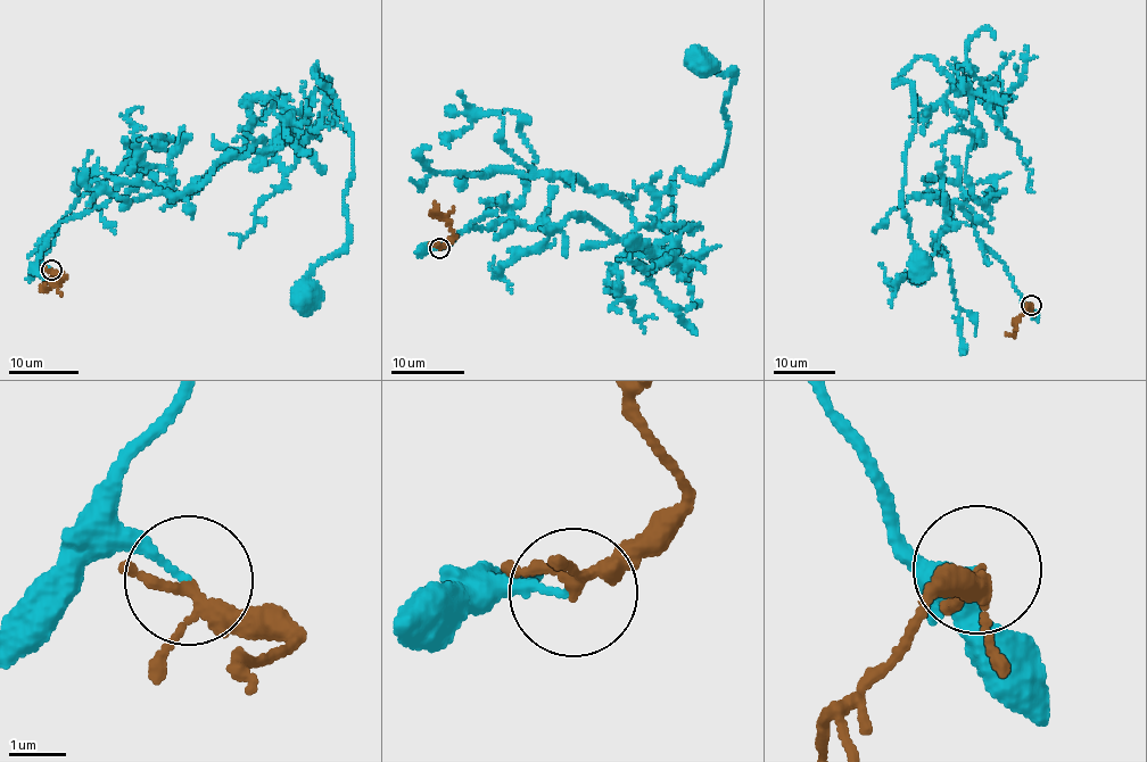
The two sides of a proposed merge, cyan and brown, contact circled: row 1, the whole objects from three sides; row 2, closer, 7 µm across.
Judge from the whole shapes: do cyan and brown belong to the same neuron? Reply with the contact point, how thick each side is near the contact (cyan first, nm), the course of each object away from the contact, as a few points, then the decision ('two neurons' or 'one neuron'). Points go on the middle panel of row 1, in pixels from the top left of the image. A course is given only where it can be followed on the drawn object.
place (439, 248); calibres 120 and 170 nm; course cyan (439, 248), (570, 216), (665, 254), (691, 228), (676, 172), (700, 182), (727, 140), (736, 71), (703, 61); course brown (439, 248), (454, 234), (444, 218), (435, 216), (435, 204); two neurons

